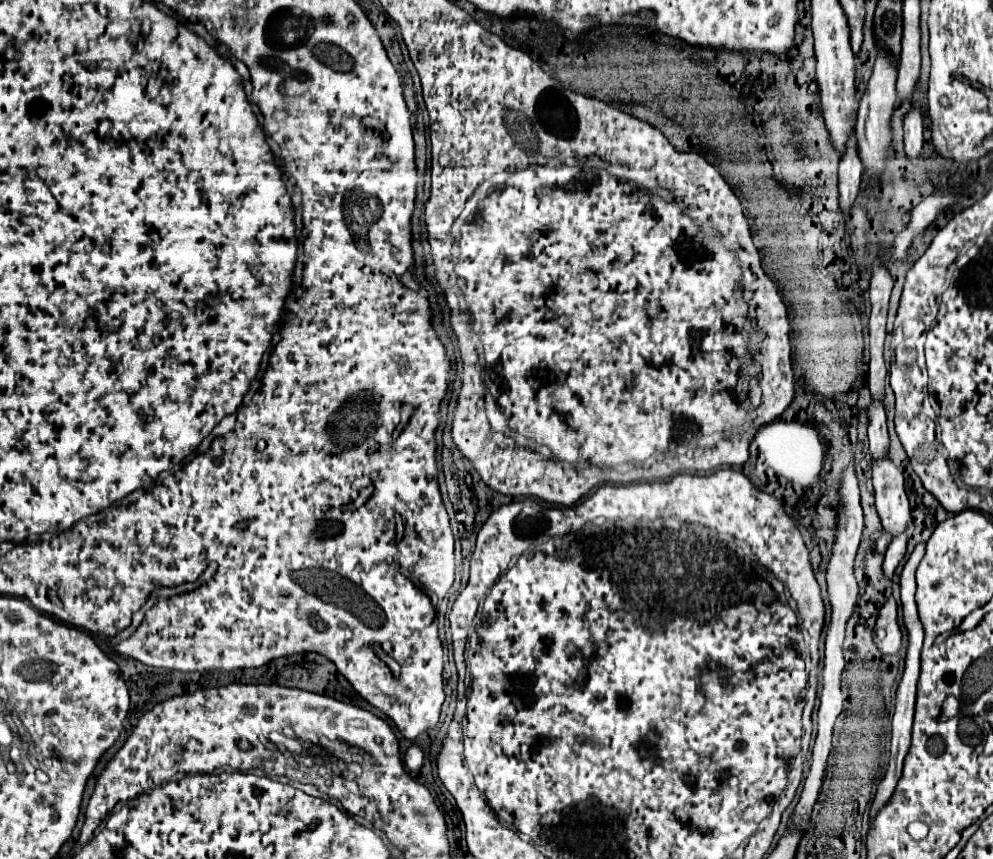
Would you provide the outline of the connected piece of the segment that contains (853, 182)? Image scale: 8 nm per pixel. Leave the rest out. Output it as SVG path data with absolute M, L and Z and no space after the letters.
M855 130L849 132L849 140L845 142L845 152L841 154L839 162L839 202L841 210L847 214L847 210L853 206L855 196L859 192L863 164L859 158L859 146L857 146L857 134Z

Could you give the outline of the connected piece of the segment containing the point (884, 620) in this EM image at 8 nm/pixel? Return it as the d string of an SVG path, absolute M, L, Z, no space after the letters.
M891 596L879 612L875 626L875 644L883 654L897 654L901 648L901 640L903 640L903 632L897 620L897 602Z

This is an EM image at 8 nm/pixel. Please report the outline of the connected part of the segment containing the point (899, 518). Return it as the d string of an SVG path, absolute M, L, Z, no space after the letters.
M889 456L873 462L873 488L881 524L887 532L897 536L897 532L907 528L911 508L905 494L903 472L891 462Z

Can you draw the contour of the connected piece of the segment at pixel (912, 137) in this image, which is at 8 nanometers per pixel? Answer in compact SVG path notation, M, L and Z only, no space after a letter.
M911 108L905 116L905 152L913 162L917 162L915 158L921 154L921 148L923 148L923 112L919 108Z

